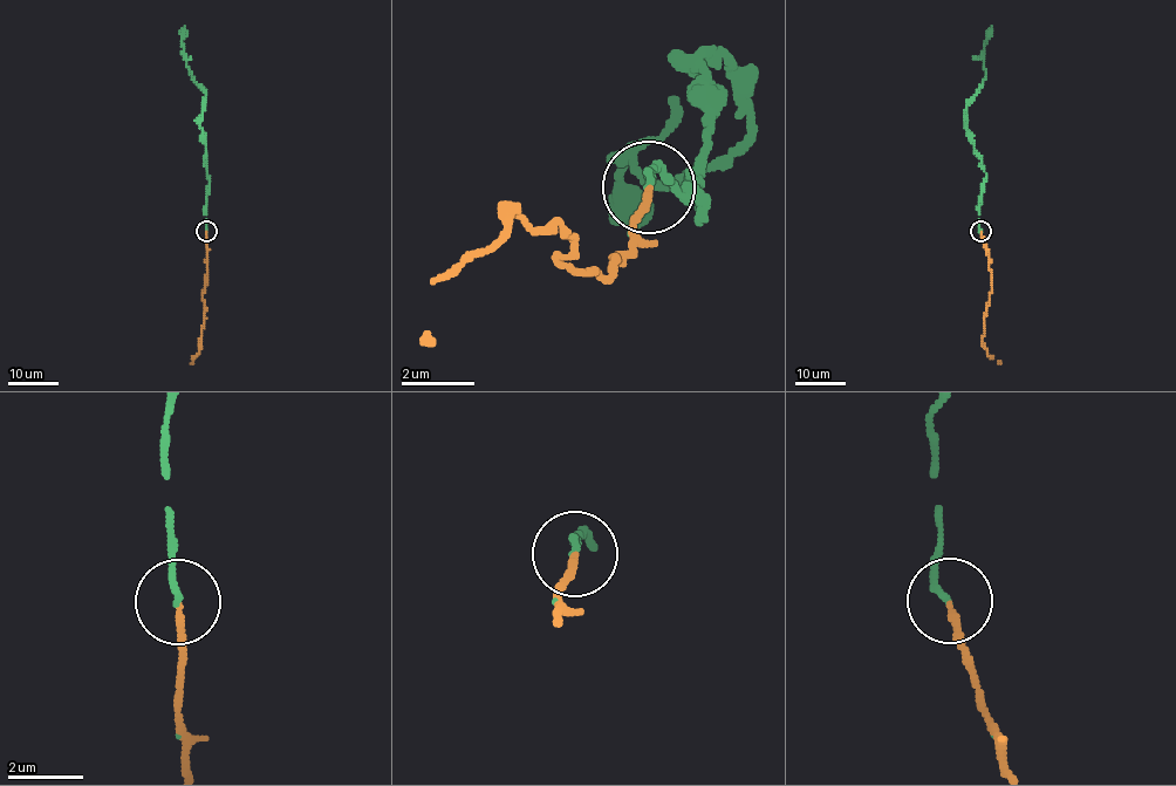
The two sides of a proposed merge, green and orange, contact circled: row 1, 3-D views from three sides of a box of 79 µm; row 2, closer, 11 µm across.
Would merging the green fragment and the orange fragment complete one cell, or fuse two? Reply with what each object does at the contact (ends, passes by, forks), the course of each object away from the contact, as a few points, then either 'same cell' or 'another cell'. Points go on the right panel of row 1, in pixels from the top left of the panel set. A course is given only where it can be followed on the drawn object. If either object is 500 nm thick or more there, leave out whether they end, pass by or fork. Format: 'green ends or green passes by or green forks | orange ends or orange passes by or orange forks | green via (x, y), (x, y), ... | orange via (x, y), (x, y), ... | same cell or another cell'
green ends | orange ends | green via (980, 231), (978, 204), (985, 173), (964, 111), (983, 82), (983, 52), (992, 26) | orange via (980, 231), (992, 273), (983, 346), (1002, 364) | same cell

